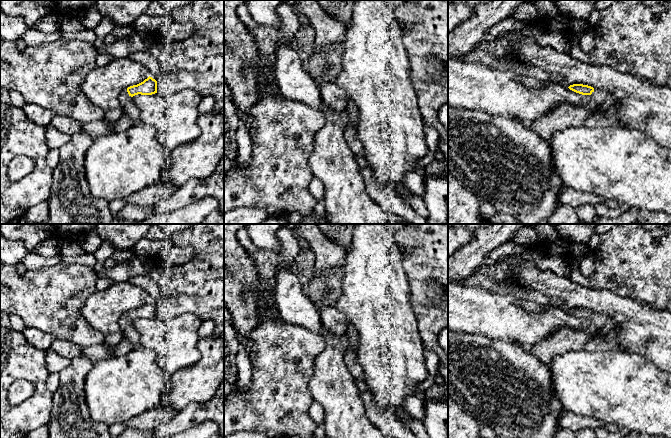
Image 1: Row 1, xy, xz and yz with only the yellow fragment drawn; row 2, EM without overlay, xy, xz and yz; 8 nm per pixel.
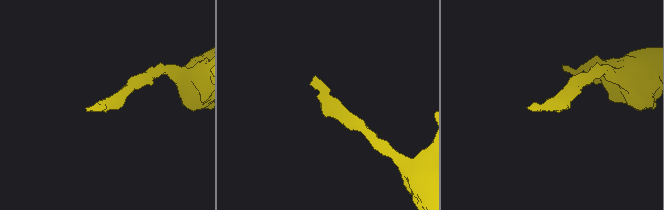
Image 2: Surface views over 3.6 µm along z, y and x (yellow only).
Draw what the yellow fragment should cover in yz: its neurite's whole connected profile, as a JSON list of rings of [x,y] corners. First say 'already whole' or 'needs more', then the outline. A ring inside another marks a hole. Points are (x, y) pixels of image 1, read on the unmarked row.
already whole; [[[573,308],[573,309],[570,309],[568,312],[582,319],[591,319],[594,316],[593,311],[588,309],[583,309],[583,308]]]

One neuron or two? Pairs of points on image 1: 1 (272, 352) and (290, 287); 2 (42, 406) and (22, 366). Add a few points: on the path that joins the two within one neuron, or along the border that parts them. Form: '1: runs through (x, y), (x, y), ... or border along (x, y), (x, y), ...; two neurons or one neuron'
1: border along (281, 318), (303, 327); two neurons
2: runs through (41, 396), (40, 384), (32, 376); one neuron

